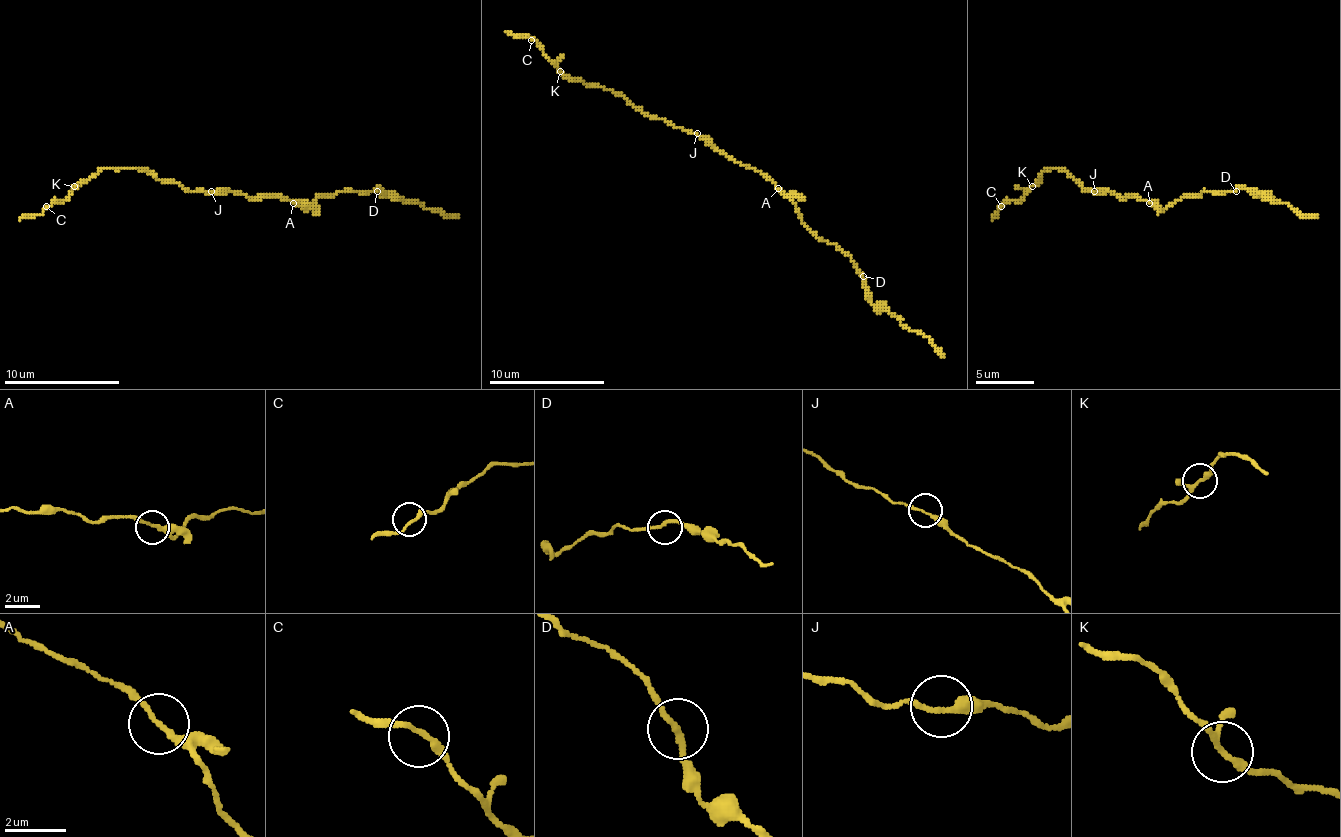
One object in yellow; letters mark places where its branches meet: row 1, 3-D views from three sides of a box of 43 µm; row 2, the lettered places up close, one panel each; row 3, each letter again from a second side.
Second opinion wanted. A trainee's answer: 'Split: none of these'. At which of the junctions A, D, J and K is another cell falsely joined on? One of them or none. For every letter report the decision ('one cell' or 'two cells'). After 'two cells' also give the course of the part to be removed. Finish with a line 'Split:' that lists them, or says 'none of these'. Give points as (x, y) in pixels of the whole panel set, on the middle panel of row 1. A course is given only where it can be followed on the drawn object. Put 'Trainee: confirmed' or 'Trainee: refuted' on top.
Trainee: refuted
A: one cell
D: one cell
J: one cell
K: two cells; foreign part runs (560, 72), (534, 40), (505, 32)
Split: K

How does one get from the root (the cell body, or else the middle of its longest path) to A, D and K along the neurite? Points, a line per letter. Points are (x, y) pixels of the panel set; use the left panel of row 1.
A: (258, 197), (284, 197), (293, 203)
D: (258, 197), (284, 197), (296, 200), (307, 209), (319, 197), (331, 197), (339, 191), (377, 191)
K: (258, 197), (232, 191), (188, 191), (136, 168), (101, 168), (75, 186)

